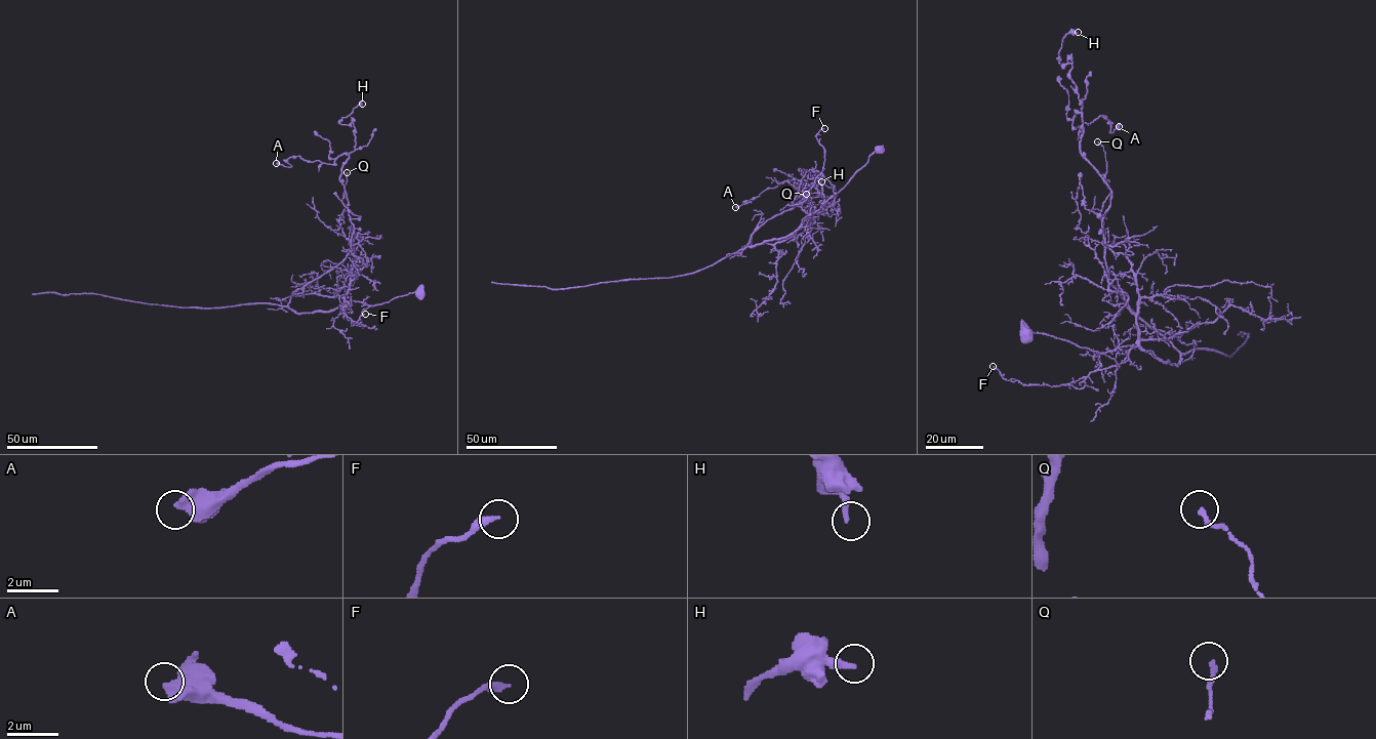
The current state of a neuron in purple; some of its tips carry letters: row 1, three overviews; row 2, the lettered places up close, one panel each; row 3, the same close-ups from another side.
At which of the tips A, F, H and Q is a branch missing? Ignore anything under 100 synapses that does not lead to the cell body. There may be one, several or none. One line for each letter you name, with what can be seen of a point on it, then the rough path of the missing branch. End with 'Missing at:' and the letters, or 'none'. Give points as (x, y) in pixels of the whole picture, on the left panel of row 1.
Missing at: none

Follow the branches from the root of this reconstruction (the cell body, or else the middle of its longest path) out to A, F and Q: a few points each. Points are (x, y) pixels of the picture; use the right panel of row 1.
A: (1025, 335), (1099, 353), (1179, 337), (1107, 280), (1111, 191), (1080, 151), (1080, 113), (1073, 123), (1119, 126)
F: (1025, 335), (1046, 333), (1099, 353), (1131, 347), (1119, 365), (1060, 385), (1022, 384), (993, 366)
Q: (1025, 335), (1046, 333), (1099, 353), (1137, 344), (1132, 262), (1102, 243), (1100, 211), (1111, 191), (1097, 141)

